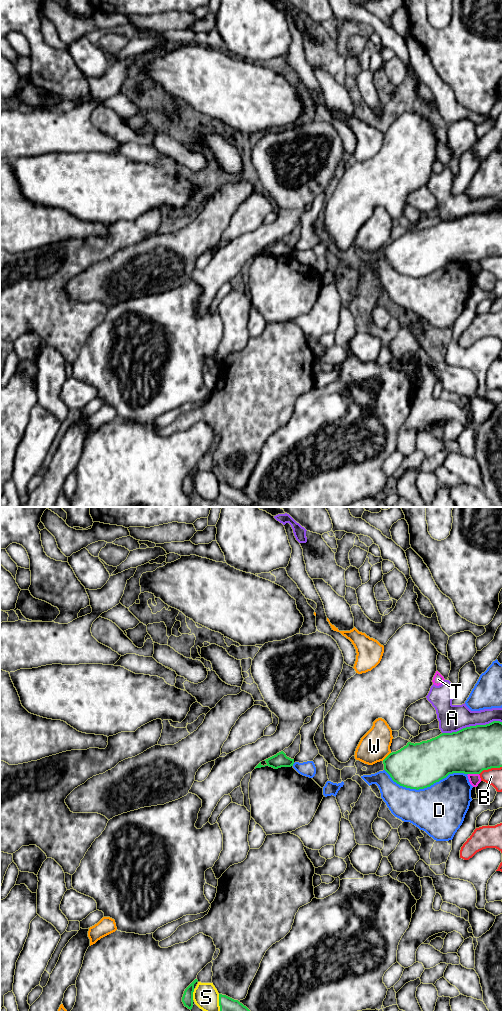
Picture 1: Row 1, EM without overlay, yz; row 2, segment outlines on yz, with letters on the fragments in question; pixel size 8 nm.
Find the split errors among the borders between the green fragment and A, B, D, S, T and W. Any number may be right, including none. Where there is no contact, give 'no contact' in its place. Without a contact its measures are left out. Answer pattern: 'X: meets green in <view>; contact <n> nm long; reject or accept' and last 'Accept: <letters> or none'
A: meets green in yz; contact 480 nm long; reject
B: meets green in yz; contact 200 nm long; reject
D: meets green in yz; contact 650 nm long; reject
S: meets green in yz; contact 150 nm long; reject
T: meets green in yz; contact 90 nm long; reject
W: meets green in yz; contact 100 nm long; reject
Accept: none

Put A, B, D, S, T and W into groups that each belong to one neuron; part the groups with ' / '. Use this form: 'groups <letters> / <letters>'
groups A / B / D / S / T / W

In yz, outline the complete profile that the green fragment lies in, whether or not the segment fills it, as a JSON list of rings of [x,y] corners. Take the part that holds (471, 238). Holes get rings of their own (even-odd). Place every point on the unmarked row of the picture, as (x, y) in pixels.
[[[493,209],[486,213],[463,216],[457,220],[442,221],[420,231],[408,230],[406,234],[390,241],[384,248],[384,258],[400,274],[410,277],[424,277],[446,266],[449,262],[480,262],[483,258],[502,255],[502,210]]]

